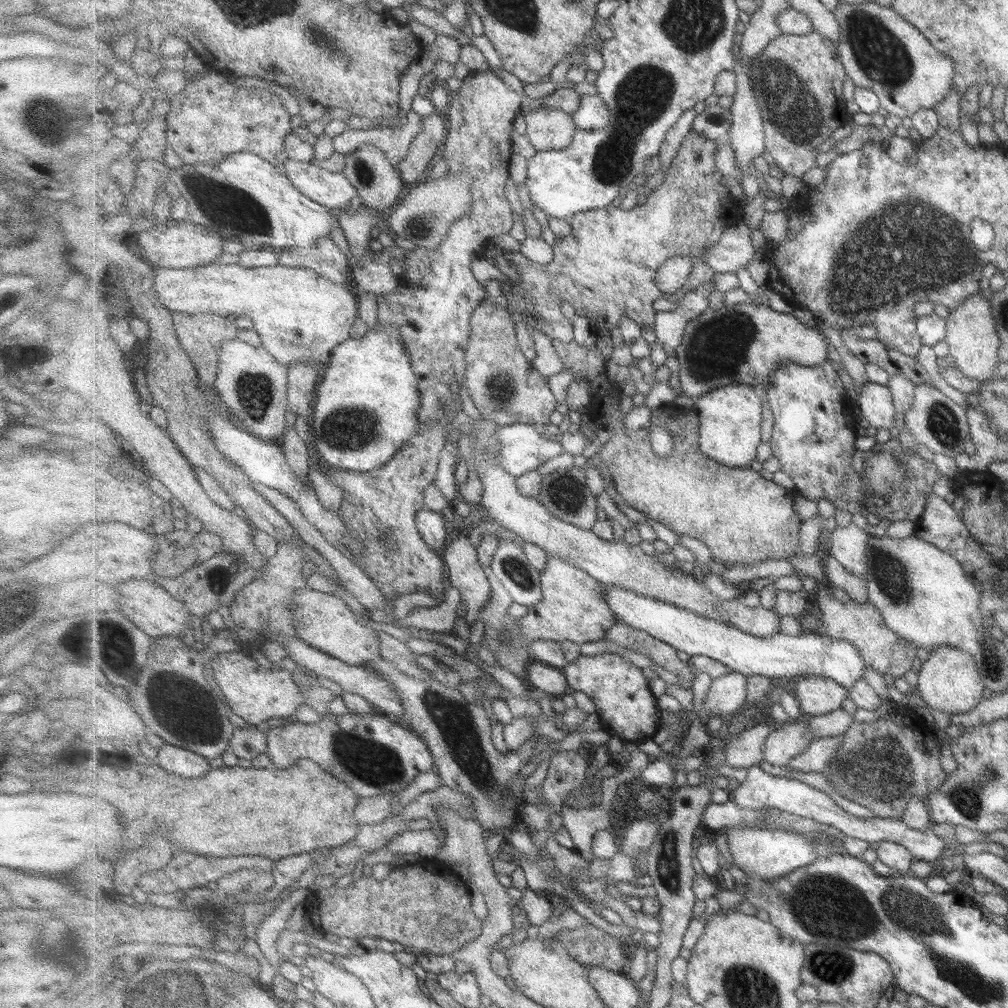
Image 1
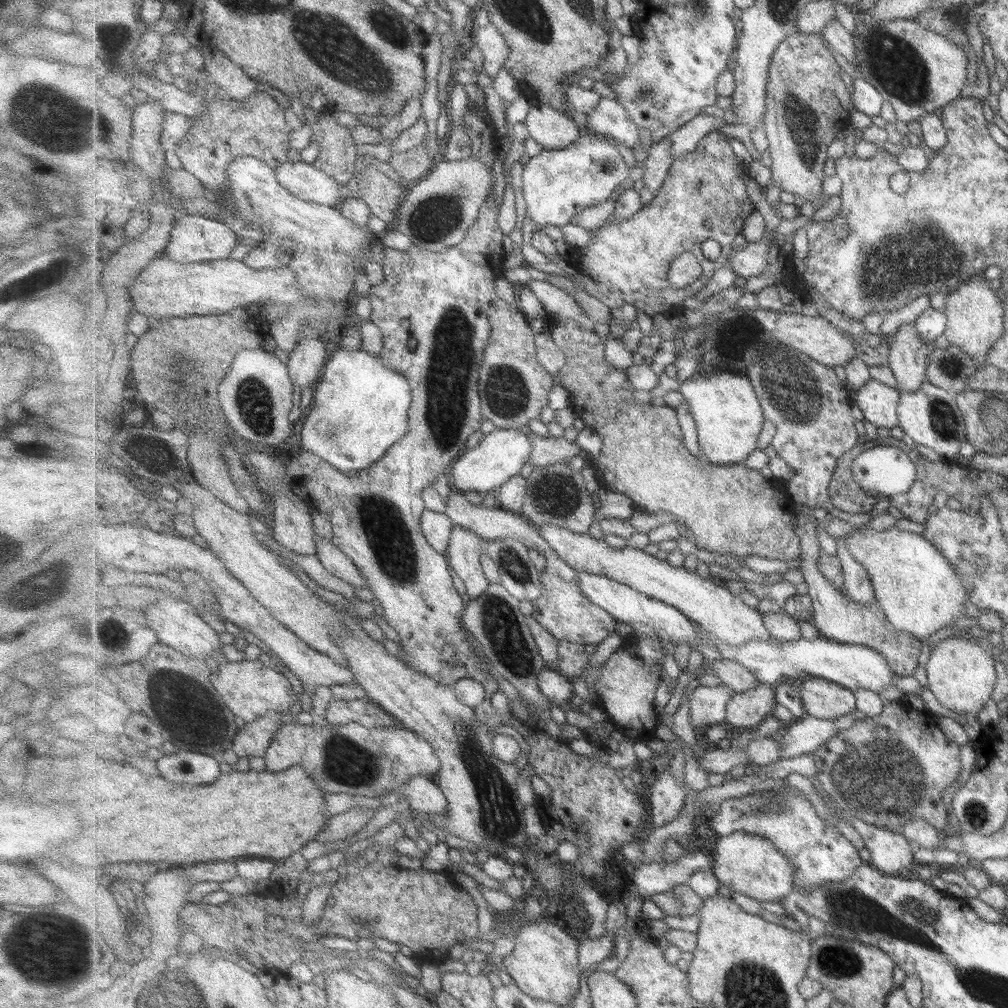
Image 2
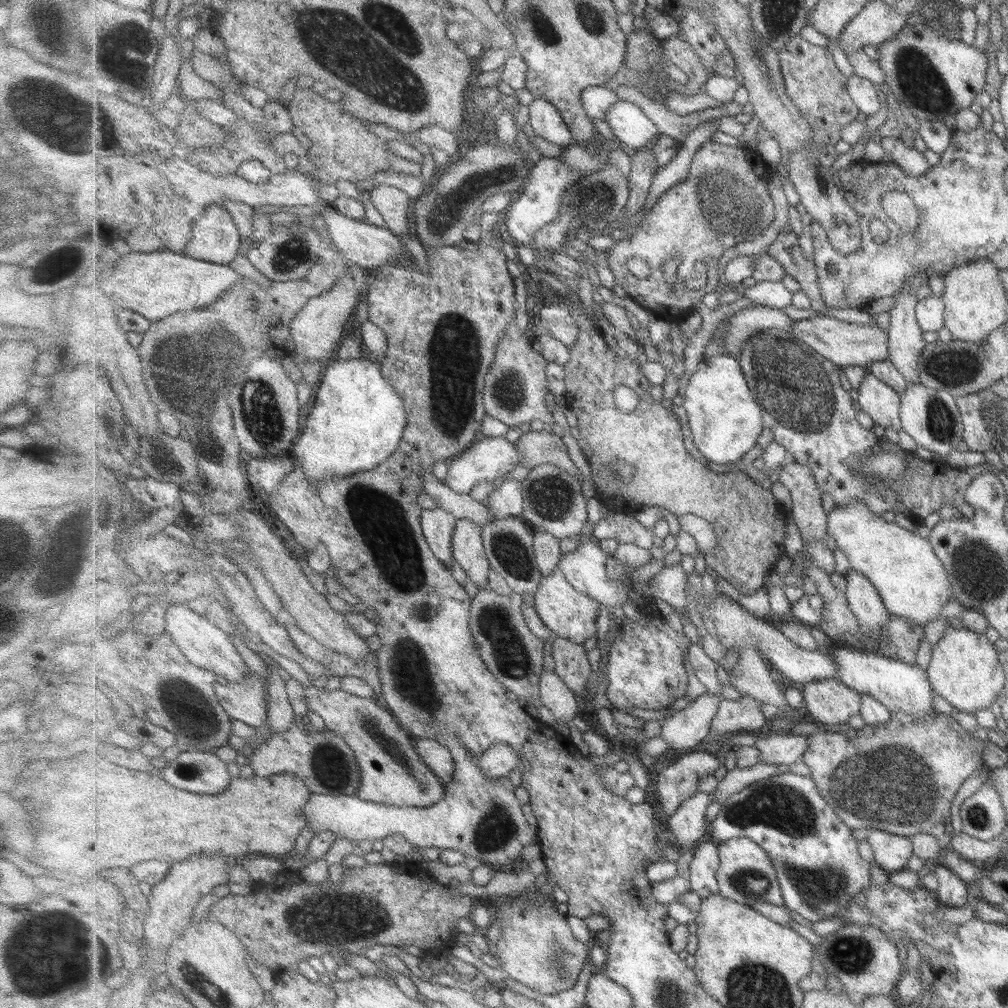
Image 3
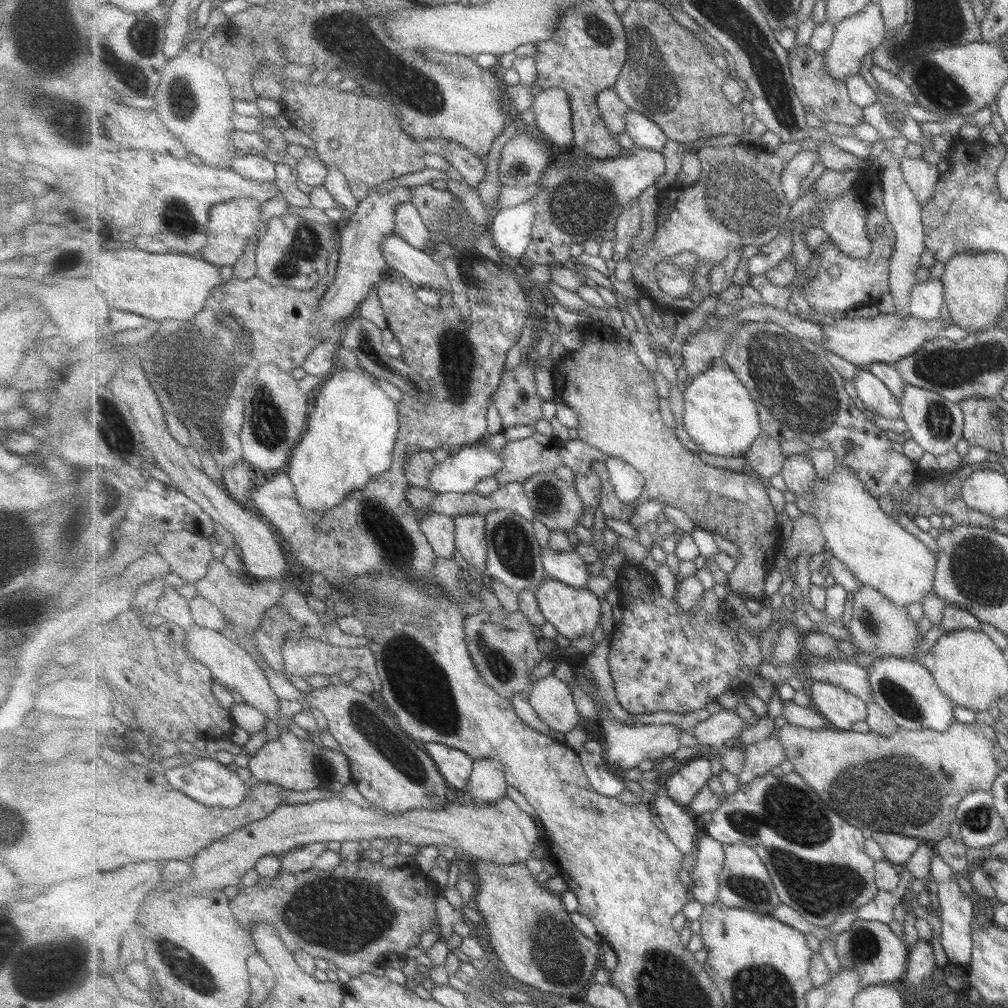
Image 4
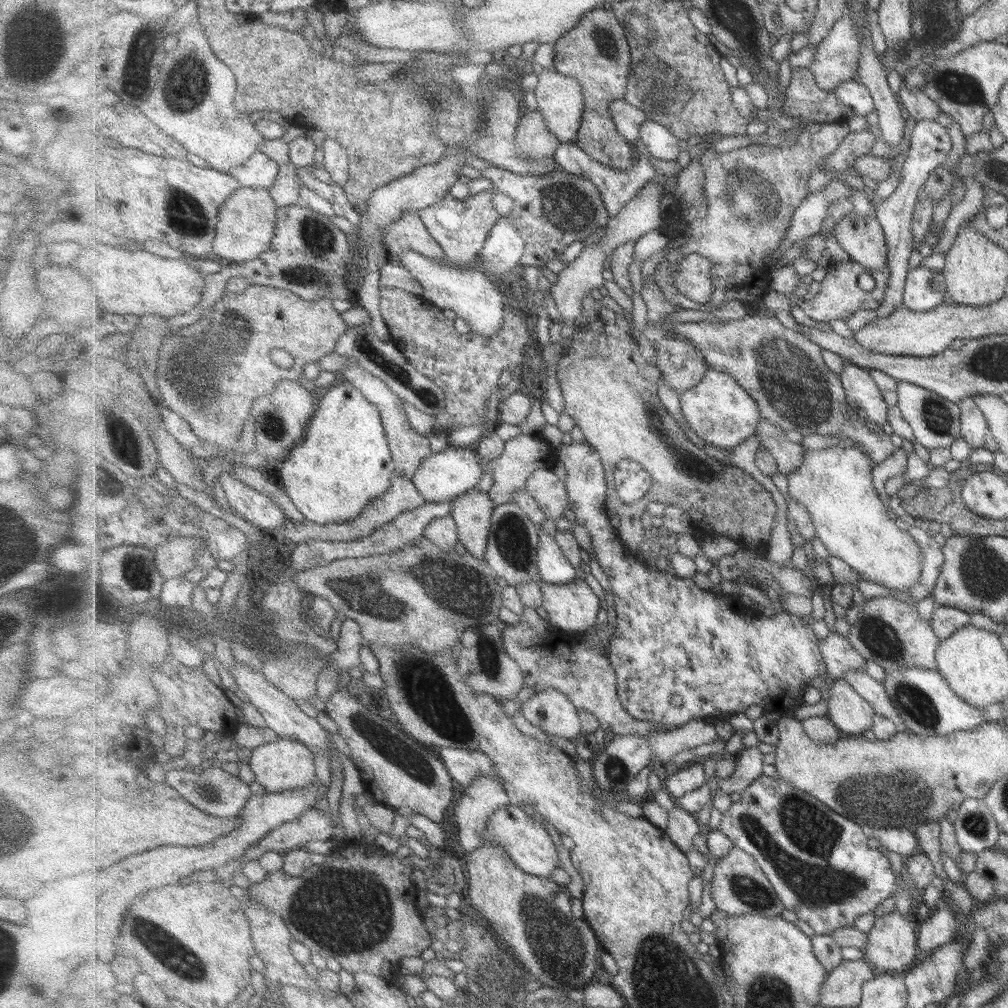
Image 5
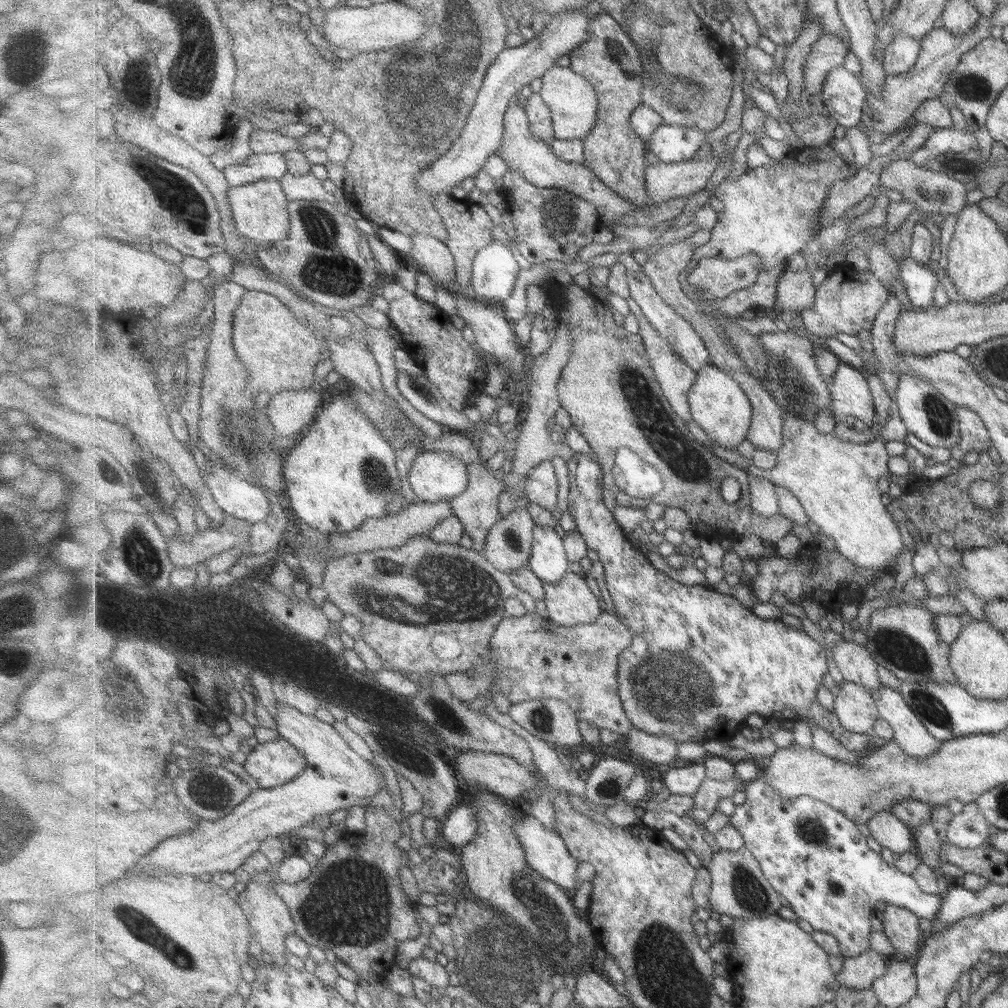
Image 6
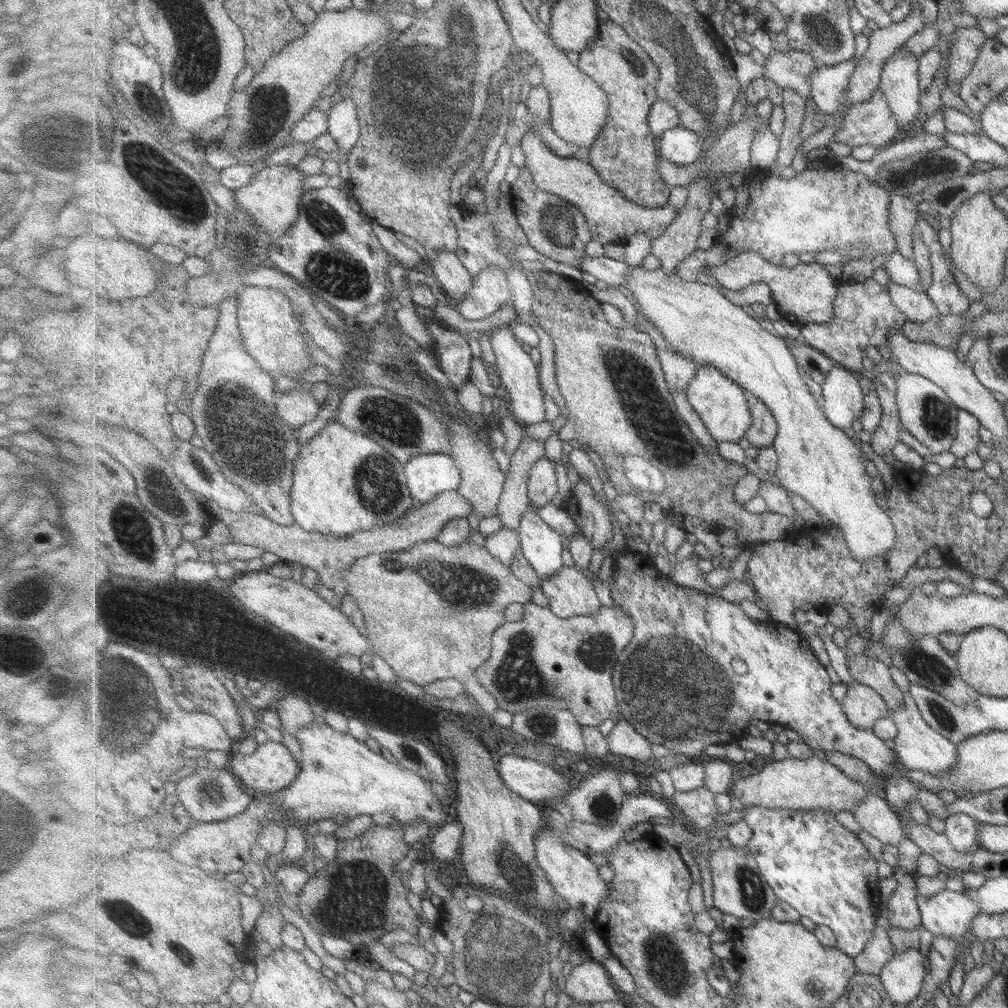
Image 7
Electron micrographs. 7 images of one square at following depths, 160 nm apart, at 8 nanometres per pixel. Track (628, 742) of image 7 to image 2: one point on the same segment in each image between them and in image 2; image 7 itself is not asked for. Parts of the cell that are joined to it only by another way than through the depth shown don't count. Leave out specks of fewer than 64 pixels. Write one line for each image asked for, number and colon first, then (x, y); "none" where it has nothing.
2: (747, 710)
3: (745, 715)
4: (714, 730)
5: (667, 744)
6: (654, 749)

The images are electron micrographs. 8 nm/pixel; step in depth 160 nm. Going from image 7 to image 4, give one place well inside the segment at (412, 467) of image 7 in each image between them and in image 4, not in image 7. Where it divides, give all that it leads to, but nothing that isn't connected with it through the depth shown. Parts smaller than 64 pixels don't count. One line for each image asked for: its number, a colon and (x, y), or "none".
4: (459, 473)
5: (443, 476)
6: (438, 476)

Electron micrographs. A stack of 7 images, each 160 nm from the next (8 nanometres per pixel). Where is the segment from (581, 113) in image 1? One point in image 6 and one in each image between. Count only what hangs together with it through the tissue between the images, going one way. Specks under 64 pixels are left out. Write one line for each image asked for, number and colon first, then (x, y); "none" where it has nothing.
2: (611, 119)
3: (633, 129)
4: (646, 134)
5: (657, 139)
6: (670, 144)

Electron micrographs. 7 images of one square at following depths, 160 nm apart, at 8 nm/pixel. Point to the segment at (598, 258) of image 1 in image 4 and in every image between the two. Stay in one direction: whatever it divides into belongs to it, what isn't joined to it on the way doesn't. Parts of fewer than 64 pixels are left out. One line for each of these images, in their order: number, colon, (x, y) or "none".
2: (703, 198)
3: (725, 199)
4: (739, 200)

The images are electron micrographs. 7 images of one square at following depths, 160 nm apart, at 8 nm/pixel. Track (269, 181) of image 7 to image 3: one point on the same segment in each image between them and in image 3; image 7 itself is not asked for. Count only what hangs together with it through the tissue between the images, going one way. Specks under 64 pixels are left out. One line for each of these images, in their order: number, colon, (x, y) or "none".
3: (216, 238)
4: (233, 224)
5: (247, 221)
6: (261, 210)

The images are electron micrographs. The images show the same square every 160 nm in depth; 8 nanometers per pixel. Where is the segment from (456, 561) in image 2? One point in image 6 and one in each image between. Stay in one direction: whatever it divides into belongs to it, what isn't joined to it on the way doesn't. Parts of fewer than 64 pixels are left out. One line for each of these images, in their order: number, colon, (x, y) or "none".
3: (469, 551)
4: (471, 541)
5: (473, 512)
6: (478, 506)

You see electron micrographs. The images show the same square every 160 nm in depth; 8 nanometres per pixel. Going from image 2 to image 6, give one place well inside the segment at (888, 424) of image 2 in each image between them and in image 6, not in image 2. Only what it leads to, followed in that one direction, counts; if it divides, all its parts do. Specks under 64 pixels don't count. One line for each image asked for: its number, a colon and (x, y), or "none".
3: (881, 402)
4: (872, 393)
5: (865, 397)
6: (851, 395)

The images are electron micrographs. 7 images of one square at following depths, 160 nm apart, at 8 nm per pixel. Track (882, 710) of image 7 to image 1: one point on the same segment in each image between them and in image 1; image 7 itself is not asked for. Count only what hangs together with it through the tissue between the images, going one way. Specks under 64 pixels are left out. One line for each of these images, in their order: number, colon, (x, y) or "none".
1: (817, 695)
2: (823, 699)
3: (830, 701)
4: (842, 708)
5: (847, 709)
6: (855, 705)

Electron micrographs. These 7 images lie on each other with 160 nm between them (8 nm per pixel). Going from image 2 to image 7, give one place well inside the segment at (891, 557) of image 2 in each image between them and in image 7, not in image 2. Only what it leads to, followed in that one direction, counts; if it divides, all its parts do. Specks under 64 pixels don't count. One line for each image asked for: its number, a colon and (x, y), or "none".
3: (913, 582)
4: (879, 552)
5: (836, 484)
6: (835, 480)
7: (818, 461)

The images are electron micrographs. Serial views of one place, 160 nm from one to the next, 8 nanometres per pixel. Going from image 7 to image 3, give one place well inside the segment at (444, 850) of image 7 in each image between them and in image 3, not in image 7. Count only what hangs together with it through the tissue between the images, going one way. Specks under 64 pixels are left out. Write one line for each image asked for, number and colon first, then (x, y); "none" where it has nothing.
3: (501, 759)
4: (487, 784)
5: (480, 800)
6: (461, 827)

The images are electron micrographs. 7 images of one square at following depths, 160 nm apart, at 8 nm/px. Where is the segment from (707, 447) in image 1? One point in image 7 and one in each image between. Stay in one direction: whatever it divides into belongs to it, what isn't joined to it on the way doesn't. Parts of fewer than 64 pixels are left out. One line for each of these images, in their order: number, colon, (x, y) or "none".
2: (728, 416)
3: (725, 419)
4: (721, 417)
5: (720, 410)
6: (719, 405)
7: (722, 404)

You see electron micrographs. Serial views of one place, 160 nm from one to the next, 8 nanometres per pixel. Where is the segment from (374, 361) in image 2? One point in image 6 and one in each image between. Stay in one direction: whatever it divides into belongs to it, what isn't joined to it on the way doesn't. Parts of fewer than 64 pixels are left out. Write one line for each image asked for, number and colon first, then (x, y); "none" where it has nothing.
3: (358, 420)
4: (352, 433)
5: (344, 462)
6: (343, 471)

